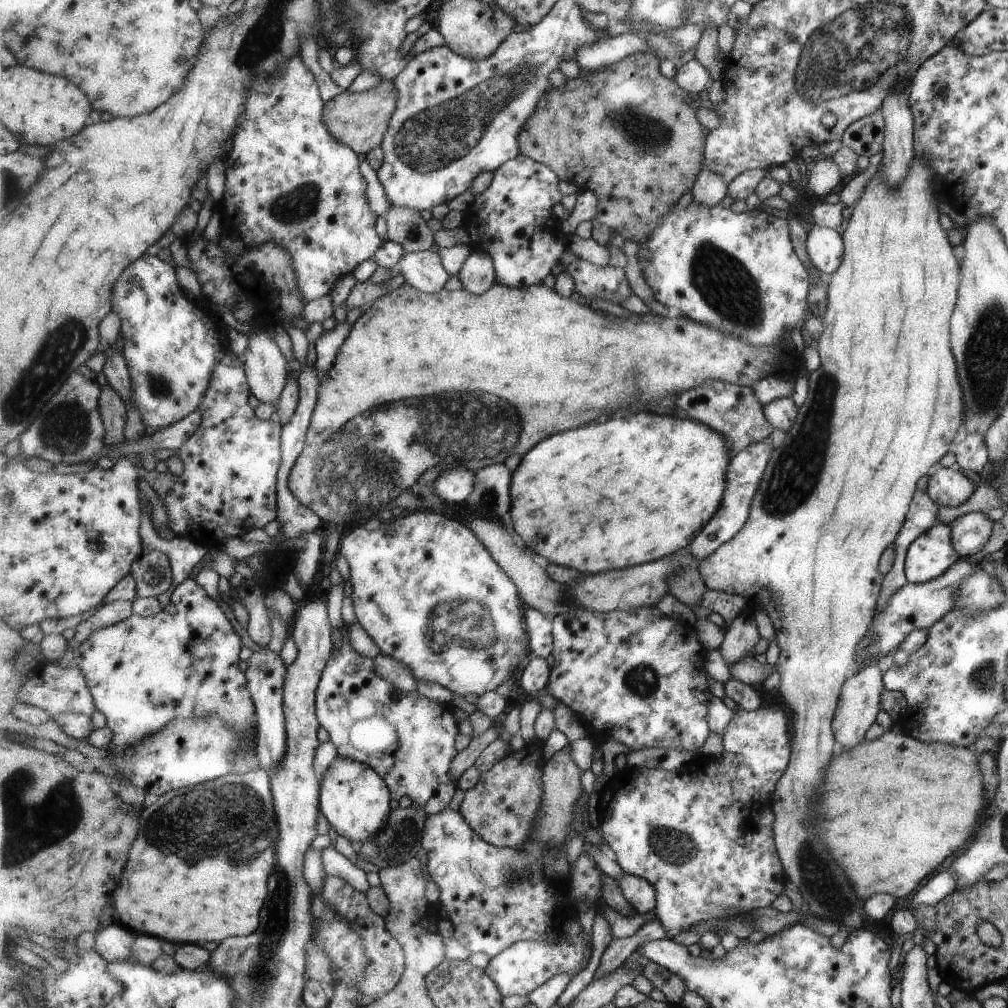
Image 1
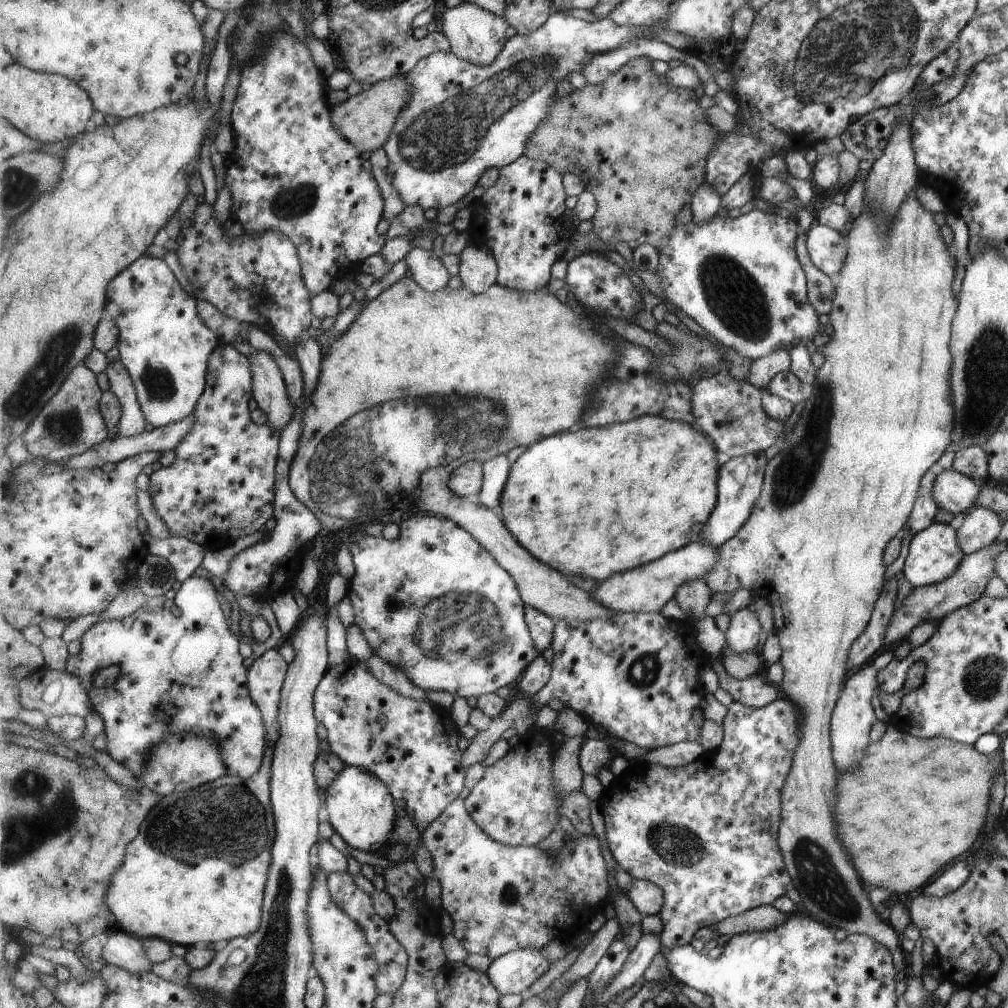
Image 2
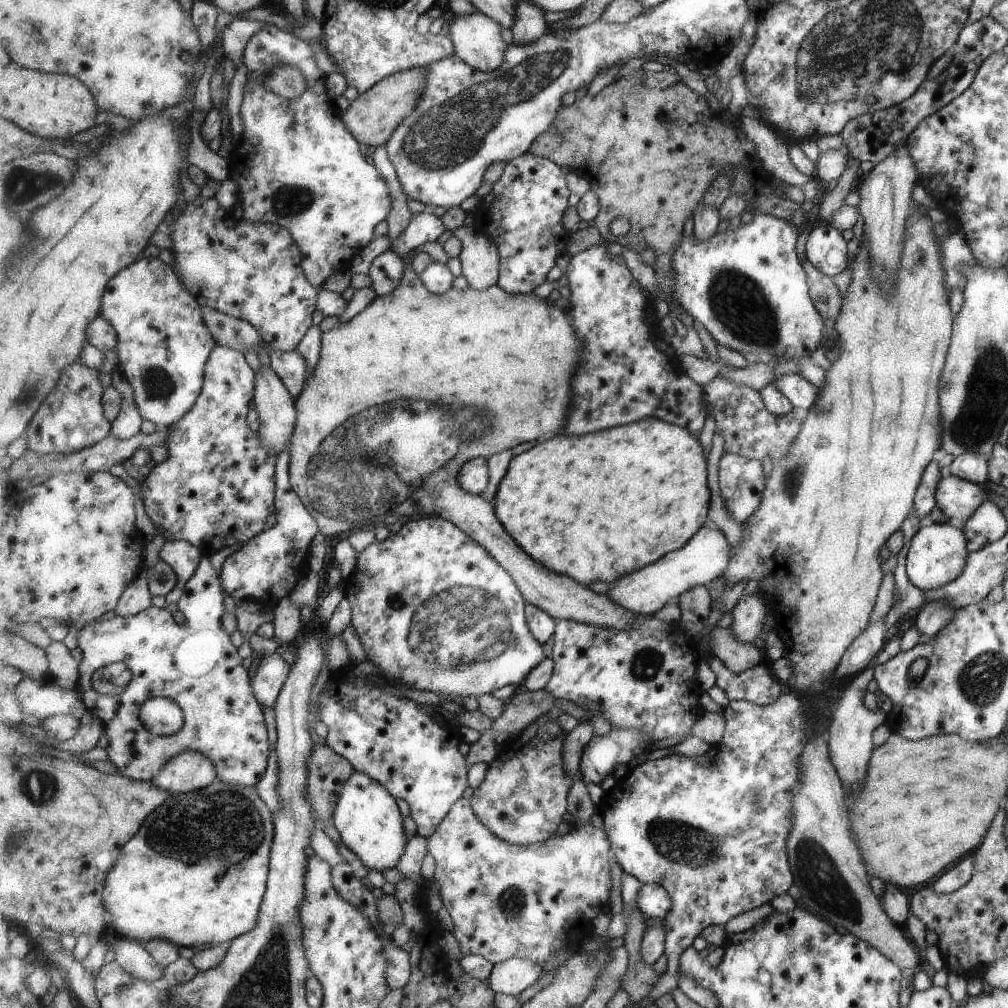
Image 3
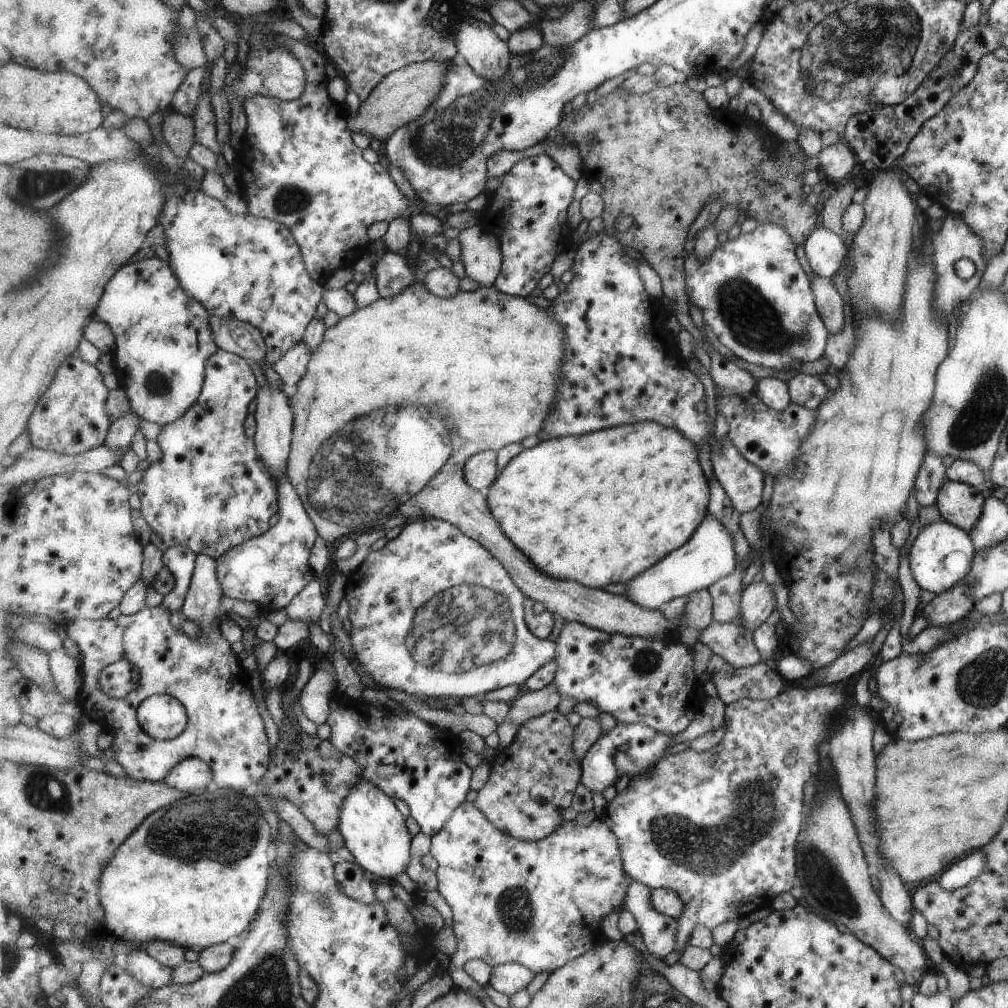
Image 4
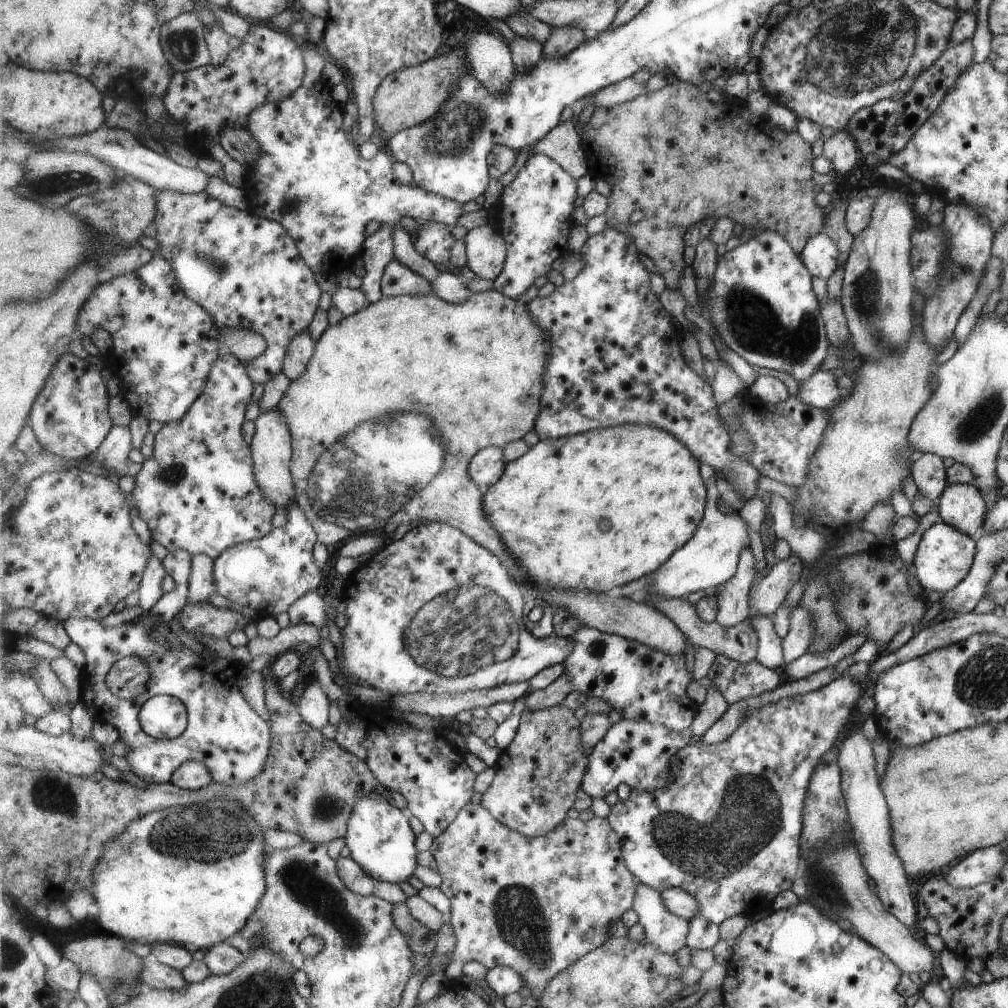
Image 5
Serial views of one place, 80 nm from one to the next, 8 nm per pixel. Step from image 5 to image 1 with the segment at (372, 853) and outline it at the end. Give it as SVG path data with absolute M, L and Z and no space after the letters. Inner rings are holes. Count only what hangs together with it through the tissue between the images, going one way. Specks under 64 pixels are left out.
M337 756L325 771L320 812L327 818L335 833L353 845L382 832L394 811L391 800L392 792L388 784L372 766Z

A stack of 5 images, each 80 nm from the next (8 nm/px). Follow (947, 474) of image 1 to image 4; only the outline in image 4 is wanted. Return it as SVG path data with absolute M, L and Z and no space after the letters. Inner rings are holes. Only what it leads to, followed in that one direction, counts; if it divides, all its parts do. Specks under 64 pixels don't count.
M945 478L934 504L938 508L940 520L968 532L980 517L984 498L975 487Z

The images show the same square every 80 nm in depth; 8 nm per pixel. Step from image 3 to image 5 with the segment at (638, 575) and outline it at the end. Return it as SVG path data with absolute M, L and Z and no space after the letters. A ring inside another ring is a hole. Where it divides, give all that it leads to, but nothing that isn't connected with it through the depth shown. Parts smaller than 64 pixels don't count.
M701 464L701 478L708 490L706 513L693 538L650 576L651 583L645 592L664 597L683 598L697 590L708 590L726 583L735 576L740 558L752 544L752 534L748 522L737 513L724 513L717 508L717 489L721 481L716 476L716 468Z

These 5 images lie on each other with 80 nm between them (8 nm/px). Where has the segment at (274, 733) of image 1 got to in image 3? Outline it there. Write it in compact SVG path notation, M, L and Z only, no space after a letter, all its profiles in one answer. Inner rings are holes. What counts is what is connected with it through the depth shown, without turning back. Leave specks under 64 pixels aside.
M281 648L273 654L263 656L251 675L251 686L261 706L274 710L291 668L292 666L285 661Z

